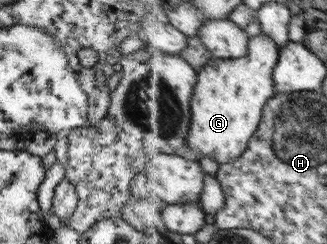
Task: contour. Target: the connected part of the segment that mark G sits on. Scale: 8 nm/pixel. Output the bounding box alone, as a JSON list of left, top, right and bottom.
[189,33,281,164]

